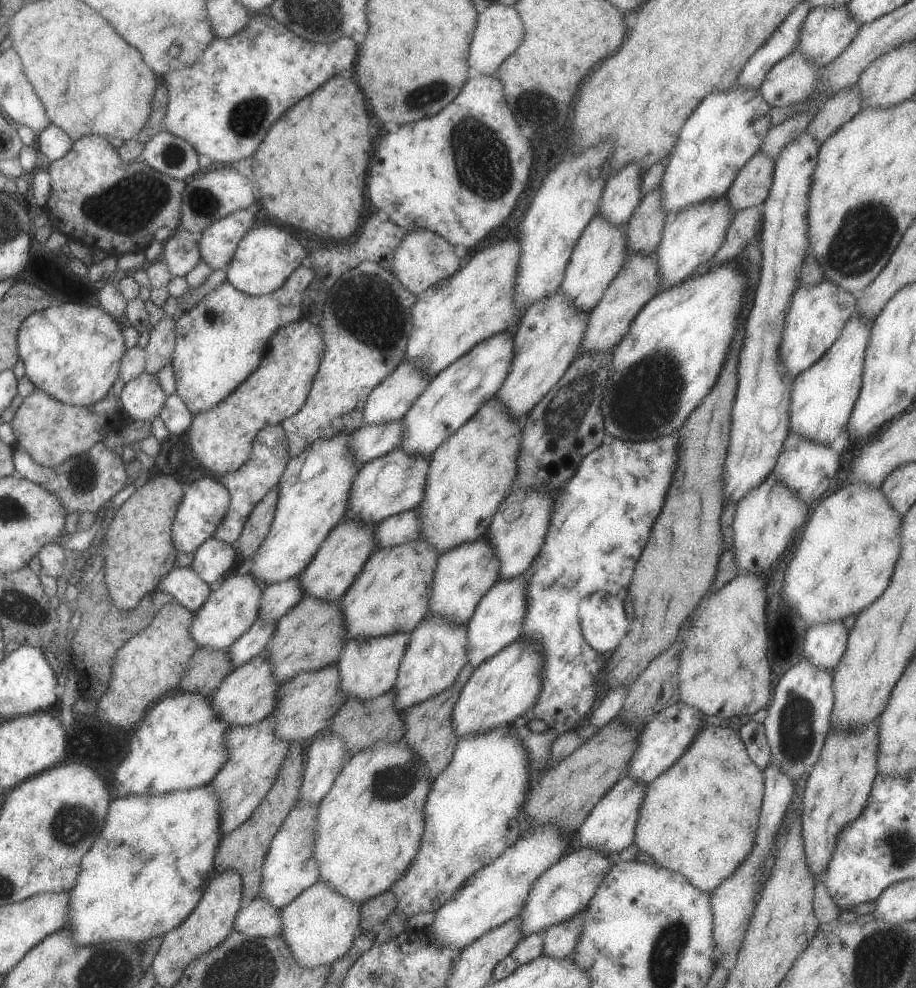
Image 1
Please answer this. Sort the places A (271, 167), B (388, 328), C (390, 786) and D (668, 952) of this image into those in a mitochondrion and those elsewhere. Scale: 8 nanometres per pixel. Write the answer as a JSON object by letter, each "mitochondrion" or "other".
{"A":"other","B":"mitochondrion","C":"mitochondrion","D":"mitochondrion"}

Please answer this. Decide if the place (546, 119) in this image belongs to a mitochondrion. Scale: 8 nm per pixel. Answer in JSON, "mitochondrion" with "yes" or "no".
{"mitochondrion":"yes"}

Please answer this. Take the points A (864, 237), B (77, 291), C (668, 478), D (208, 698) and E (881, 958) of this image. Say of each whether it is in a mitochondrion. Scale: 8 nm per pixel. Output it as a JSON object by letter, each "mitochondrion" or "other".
{"A":"mitochondrion","B":"other","C":"other","D":"other","E":"mitochondrion"}

